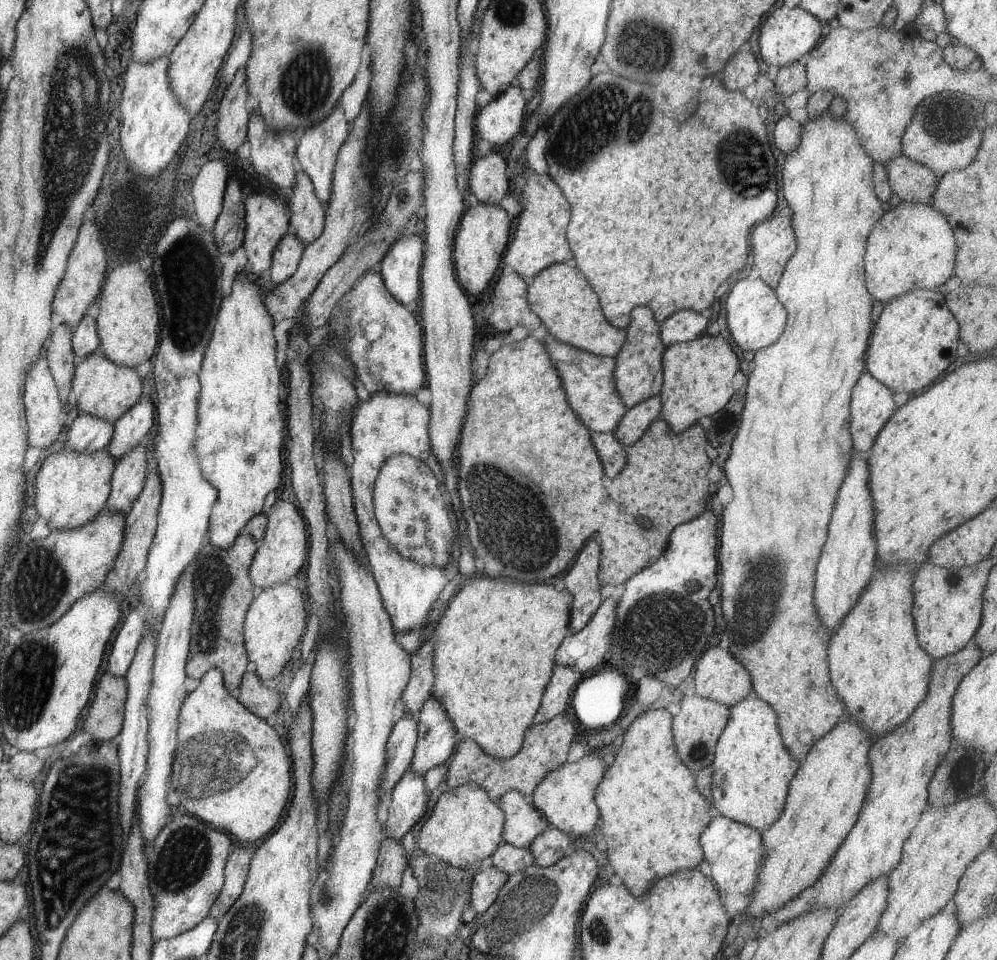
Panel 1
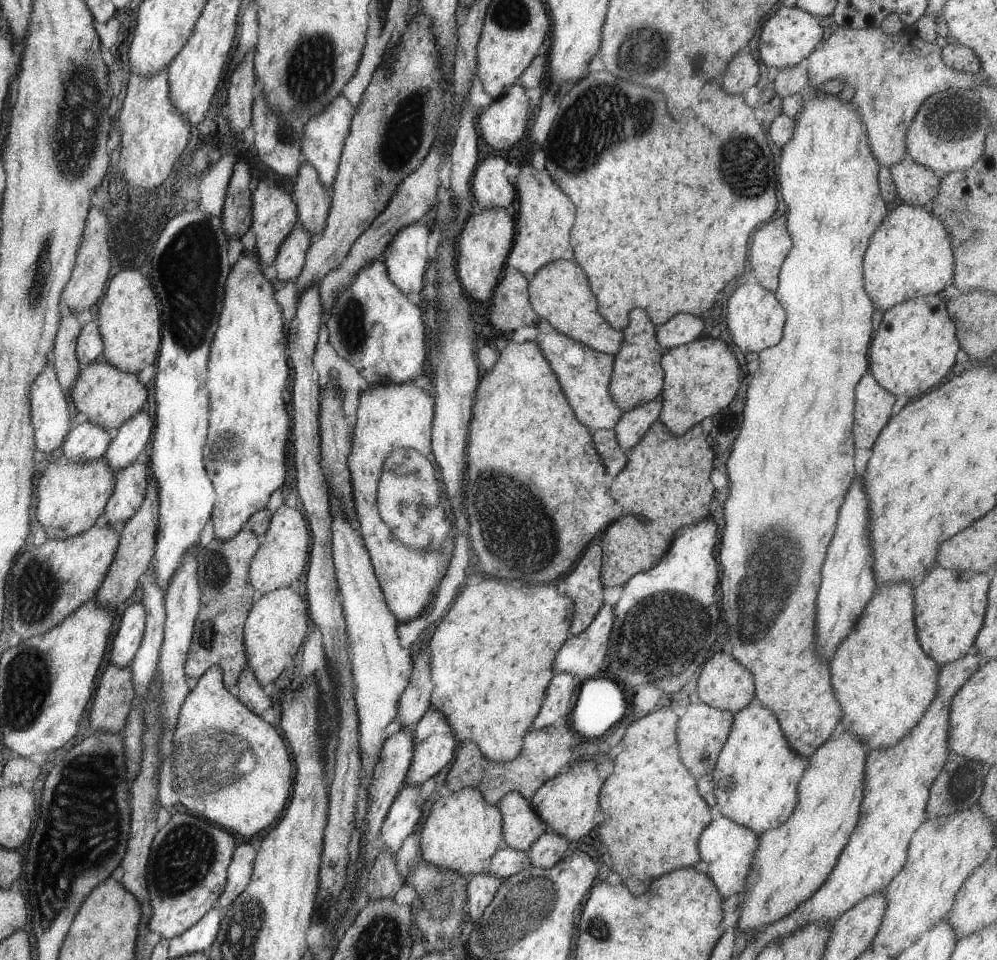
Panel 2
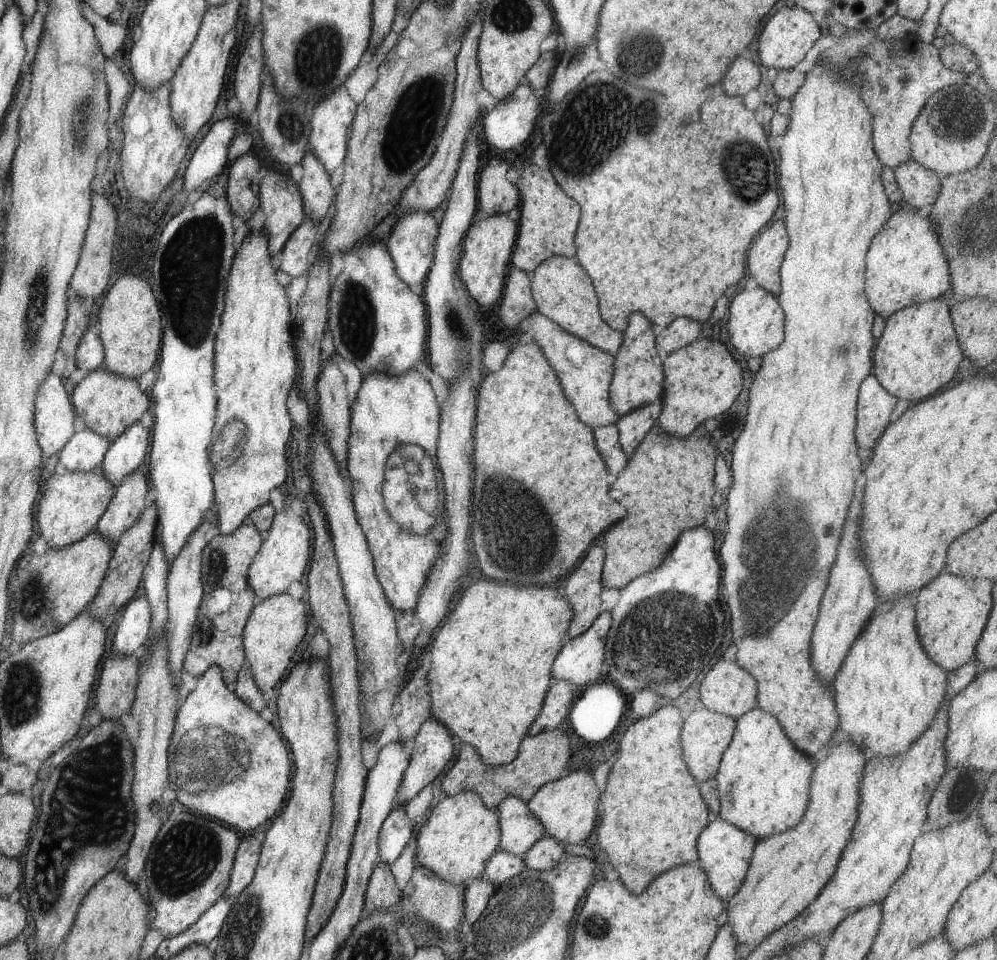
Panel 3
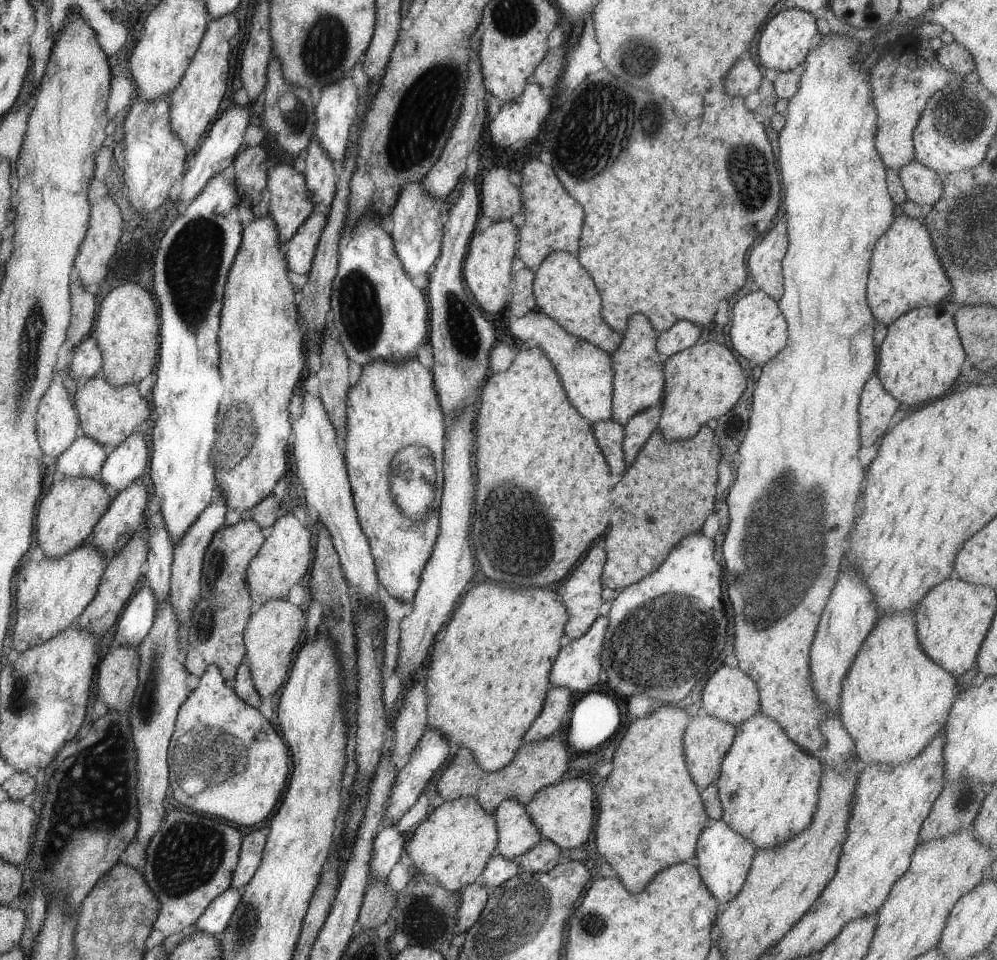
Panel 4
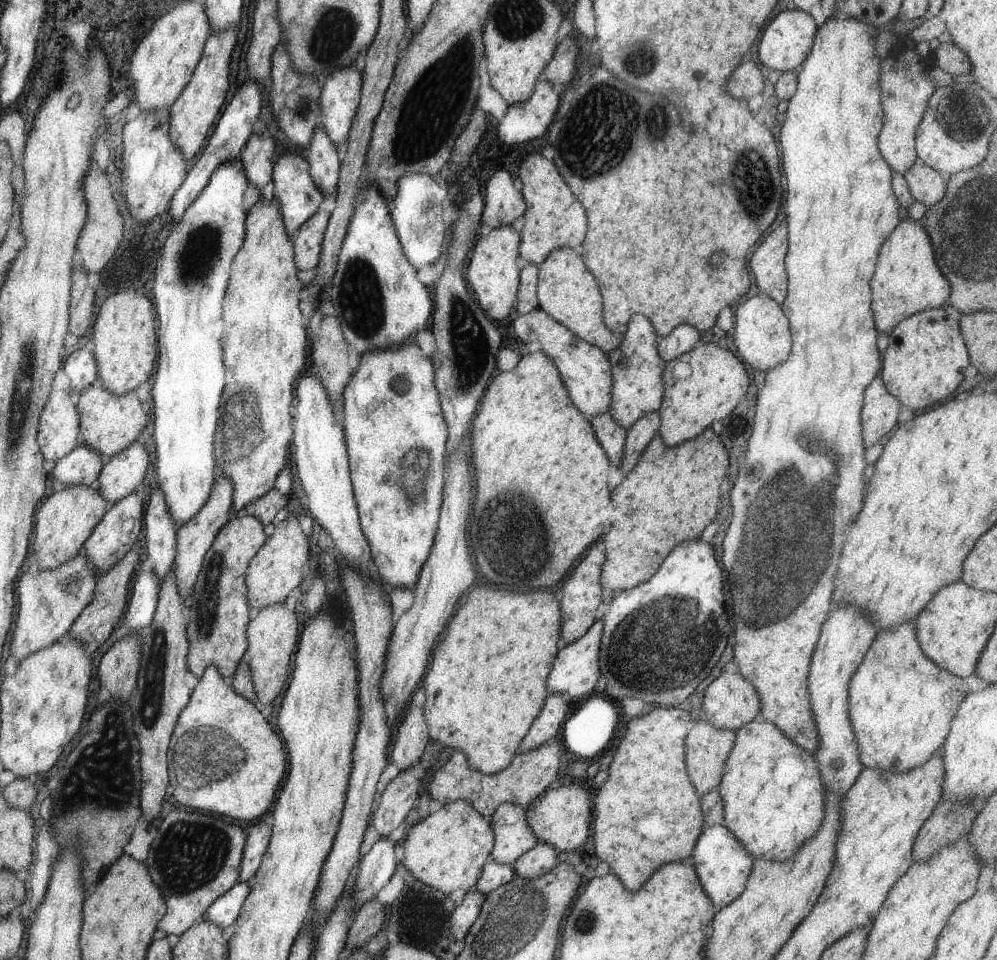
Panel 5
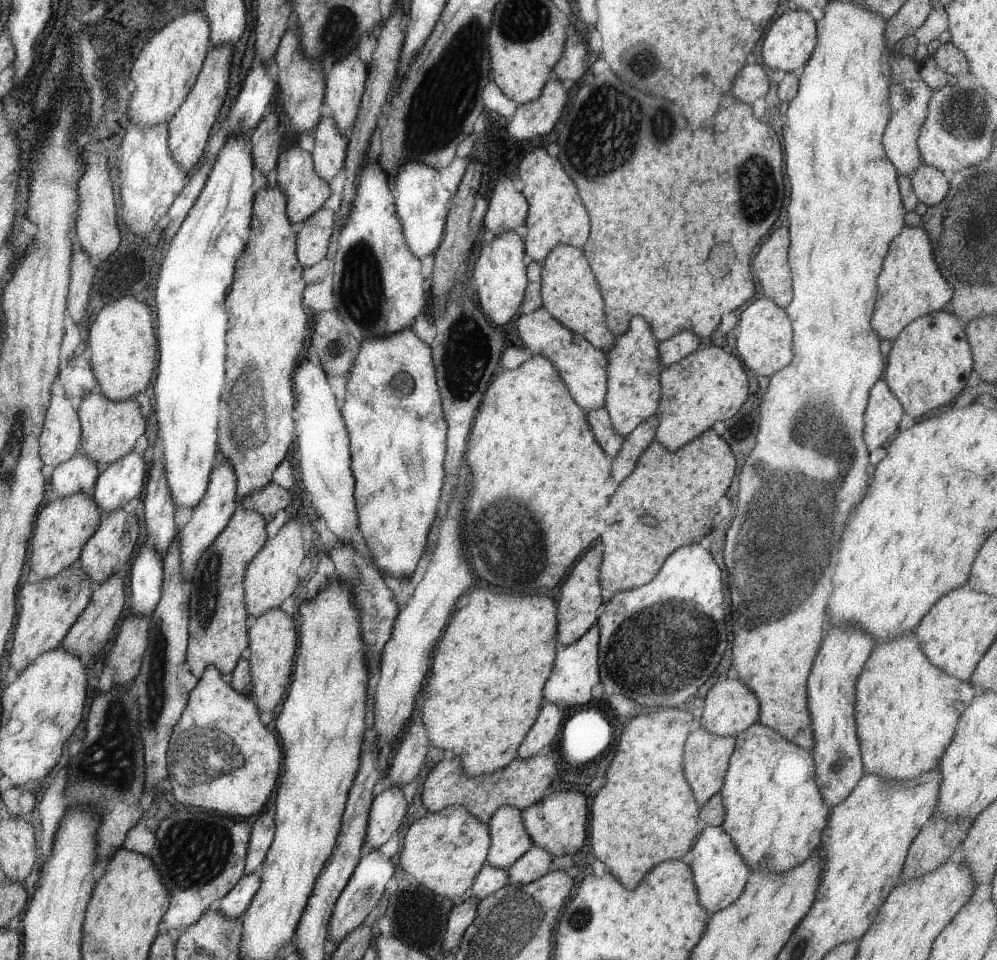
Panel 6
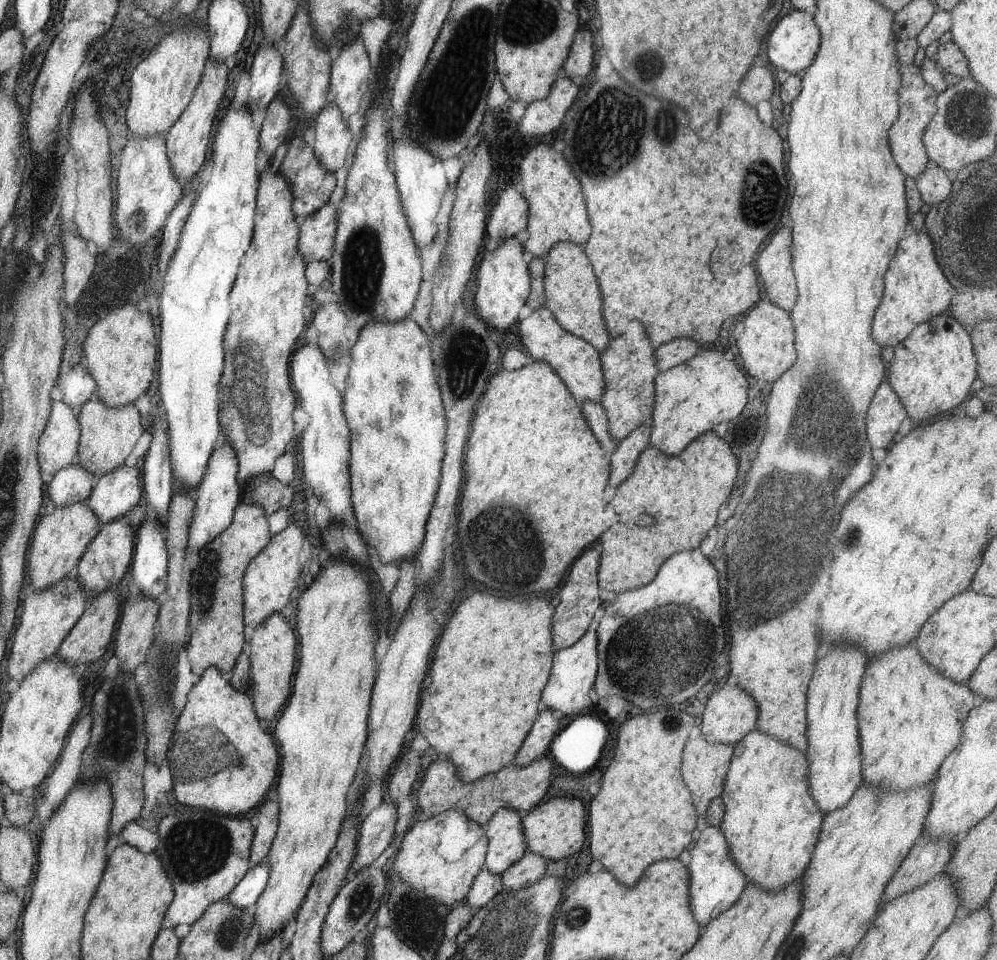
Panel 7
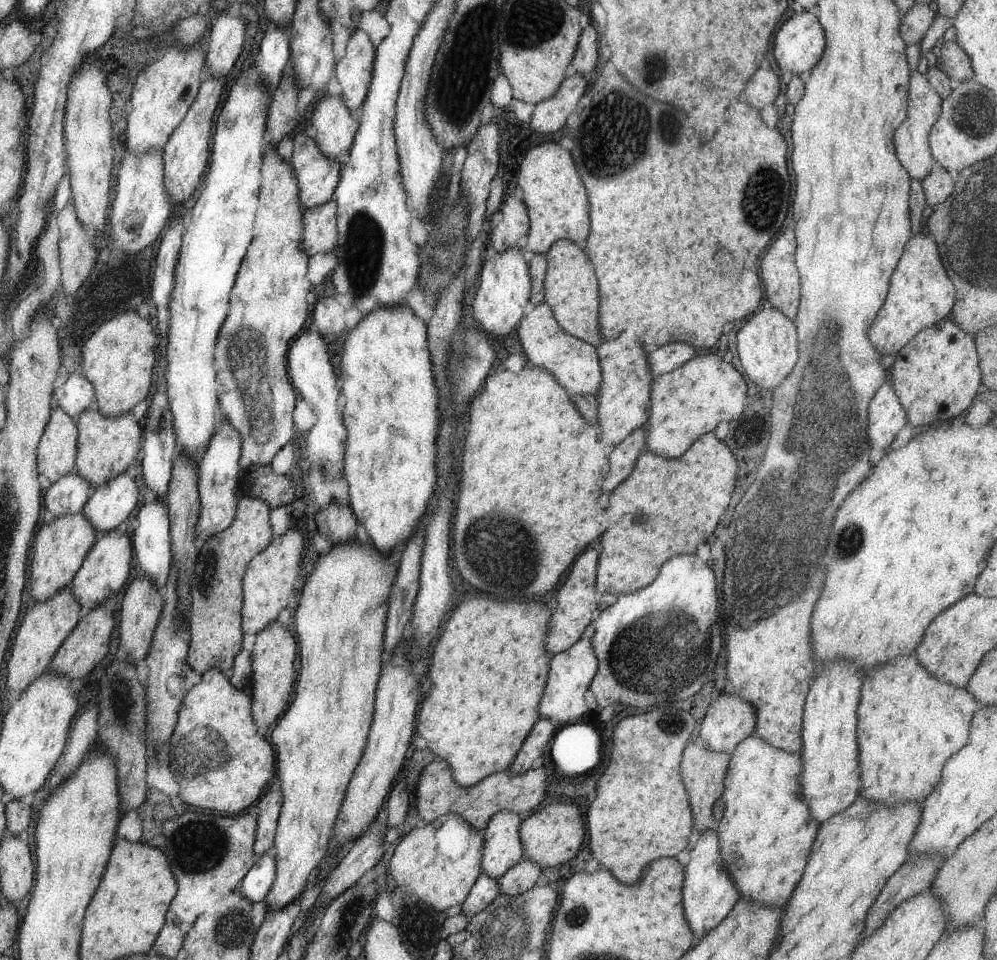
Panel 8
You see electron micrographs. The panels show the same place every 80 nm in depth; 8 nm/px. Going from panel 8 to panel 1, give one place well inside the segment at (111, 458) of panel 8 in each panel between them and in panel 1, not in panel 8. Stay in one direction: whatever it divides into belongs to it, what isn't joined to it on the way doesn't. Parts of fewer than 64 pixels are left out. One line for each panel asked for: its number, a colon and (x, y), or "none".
1: (104, 390)
2: (108, 397)
3: (108, 403)
4: (109, 414)
5: (110, 423)
6: (110, 429)
7: (108, 435)

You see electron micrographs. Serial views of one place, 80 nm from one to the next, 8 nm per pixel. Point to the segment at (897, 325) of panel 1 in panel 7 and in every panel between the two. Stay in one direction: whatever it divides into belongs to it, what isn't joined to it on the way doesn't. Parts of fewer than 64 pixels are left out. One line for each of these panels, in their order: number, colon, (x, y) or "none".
2: (914, 348)
3: (918, 353)
4: (921, 357)
5: (925, 360)
6: (930, 361)
7: (932, 371)

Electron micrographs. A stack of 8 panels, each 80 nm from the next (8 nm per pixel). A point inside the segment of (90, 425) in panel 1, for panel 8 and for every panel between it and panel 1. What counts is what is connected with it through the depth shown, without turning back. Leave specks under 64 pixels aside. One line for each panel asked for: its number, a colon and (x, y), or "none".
2: (88, 442)
3: (86, 451)
4: (86, 457)
5: (83, 466)
6: (78, 475)
7: (73, 484)
8: (67, 496)

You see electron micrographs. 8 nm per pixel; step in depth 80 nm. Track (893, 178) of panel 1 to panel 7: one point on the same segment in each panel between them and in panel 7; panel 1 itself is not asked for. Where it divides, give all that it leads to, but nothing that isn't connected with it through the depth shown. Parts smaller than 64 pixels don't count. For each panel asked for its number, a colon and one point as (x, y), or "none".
2: (916, 185)
3: (920, 187)
4: (922, 185)
5: (926, 184)
6: (931, 187)
7: (935, 187)

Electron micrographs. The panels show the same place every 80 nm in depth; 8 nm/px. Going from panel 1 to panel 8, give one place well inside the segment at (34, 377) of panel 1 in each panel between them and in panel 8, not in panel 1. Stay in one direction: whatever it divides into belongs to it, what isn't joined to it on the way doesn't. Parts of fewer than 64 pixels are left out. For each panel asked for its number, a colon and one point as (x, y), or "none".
2: (51, 420)
3: (55, 416)
4: (57, 422)
5: (59, 420)
6: (59, 442)
7: (59, 445)
8: (57, 451)

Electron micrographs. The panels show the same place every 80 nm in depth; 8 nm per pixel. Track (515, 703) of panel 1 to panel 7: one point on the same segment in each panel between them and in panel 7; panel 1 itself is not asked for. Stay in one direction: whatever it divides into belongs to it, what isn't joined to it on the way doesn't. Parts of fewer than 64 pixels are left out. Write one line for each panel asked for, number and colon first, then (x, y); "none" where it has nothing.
2: (492, 659)
3: (491, 664)
4: (488, 678)
5: (486, 684)
6: (484, 691)
7: (492, 660)

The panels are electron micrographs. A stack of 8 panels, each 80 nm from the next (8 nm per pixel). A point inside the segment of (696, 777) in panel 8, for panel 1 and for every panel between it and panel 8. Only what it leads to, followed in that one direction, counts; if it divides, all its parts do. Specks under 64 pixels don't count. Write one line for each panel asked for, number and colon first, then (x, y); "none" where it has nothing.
1: (696, 729)
2: (702, 732)
3: (705, 735)
4: (707, 740)
5: (707, 748)
6: (706, 757)
7: (704, 766)

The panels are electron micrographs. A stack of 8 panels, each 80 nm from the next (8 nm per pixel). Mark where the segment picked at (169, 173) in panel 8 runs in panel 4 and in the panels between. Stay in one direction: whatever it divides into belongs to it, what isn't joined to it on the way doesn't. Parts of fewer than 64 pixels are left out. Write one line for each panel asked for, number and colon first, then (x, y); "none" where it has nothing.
4: (195, 102)
5: (191, 119)
6: (189, 129)
7: (188, 140)

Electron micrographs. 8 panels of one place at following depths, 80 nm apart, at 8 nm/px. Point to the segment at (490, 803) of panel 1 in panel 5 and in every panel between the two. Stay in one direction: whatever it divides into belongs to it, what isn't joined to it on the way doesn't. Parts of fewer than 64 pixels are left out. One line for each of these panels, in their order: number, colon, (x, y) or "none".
2: (462, 832)
3: (455, 842)
4: (451, 847)
5: (447, 850)

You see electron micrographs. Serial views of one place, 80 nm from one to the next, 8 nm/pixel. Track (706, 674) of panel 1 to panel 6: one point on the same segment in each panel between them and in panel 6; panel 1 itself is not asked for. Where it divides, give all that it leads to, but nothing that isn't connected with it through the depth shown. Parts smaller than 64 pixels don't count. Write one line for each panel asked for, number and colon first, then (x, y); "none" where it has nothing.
2: (723, 684)
3: (727, 689)
4: (730, 695)
5: (730, 702)
6: (730, 707)

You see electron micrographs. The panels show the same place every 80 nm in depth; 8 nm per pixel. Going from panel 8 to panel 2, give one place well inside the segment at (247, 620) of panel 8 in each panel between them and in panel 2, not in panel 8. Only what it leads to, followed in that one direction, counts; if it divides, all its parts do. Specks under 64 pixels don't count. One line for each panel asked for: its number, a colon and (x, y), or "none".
2: (281, 560)
3: (283, 559)
4: (285, 557)
5: (275, 572)
6: (272, 576)
7: (271, 576)

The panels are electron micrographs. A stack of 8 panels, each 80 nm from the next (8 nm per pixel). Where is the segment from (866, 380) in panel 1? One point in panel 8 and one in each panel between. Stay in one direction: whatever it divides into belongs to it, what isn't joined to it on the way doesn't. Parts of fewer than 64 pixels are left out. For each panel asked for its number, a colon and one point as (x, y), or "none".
2: (873, 409)
3: (875, 404)
4: (876, 408)
5: (879, 413)
6: (883, 414)
7: (885, 414)
8: (886, 416)

